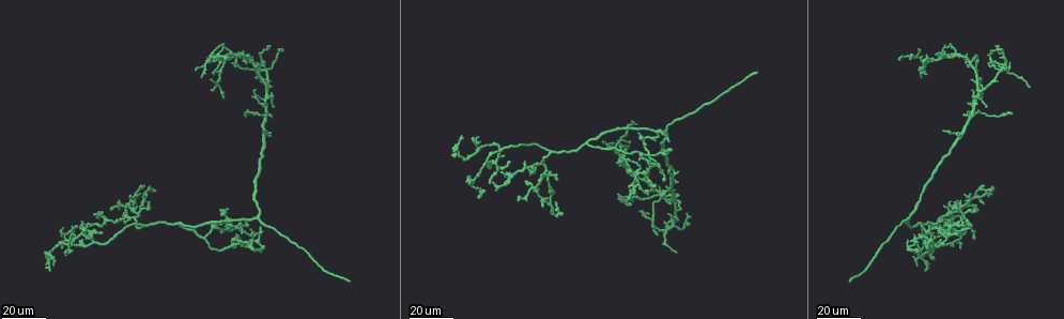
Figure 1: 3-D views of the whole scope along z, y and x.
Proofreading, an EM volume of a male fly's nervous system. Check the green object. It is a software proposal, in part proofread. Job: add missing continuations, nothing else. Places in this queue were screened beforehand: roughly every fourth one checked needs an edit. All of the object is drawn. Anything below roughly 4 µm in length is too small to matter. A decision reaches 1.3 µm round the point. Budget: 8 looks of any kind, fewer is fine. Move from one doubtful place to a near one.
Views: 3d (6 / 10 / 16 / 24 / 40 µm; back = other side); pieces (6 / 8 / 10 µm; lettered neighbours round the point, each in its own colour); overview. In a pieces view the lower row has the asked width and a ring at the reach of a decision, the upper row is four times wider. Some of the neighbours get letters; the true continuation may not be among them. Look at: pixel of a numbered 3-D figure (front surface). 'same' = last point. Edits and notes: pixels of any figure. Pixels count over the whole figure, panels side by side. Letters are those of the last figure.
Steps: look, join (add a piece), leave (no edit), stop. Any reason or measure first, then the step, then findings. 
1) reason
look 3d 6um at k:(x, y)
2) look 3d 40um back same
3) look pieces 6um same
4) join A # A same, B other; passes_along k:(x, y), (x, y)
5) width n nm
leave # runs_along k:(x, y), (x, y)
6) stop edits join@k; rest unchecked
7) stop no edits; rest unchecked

an open end
look 3d 24um at 1:(976, 193)

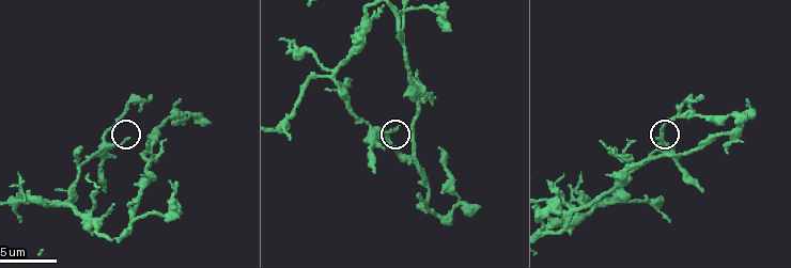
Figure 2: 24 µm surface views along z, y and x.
look pieces 8um at 2:(398, 128)

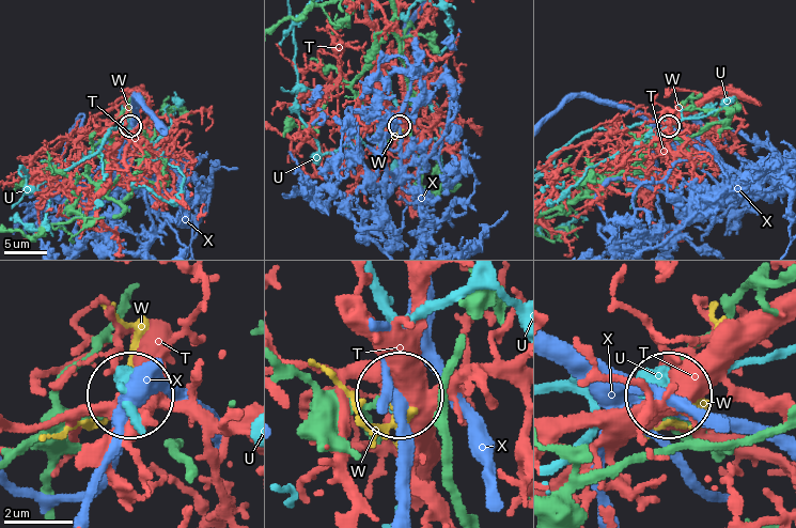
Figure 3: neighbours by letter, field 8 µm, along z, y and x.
width 160 nm
leave # T other, U other, W other, X other; none of them fits

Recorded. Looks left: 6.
tapers out
look 3d 40um at 1:(915, 235)

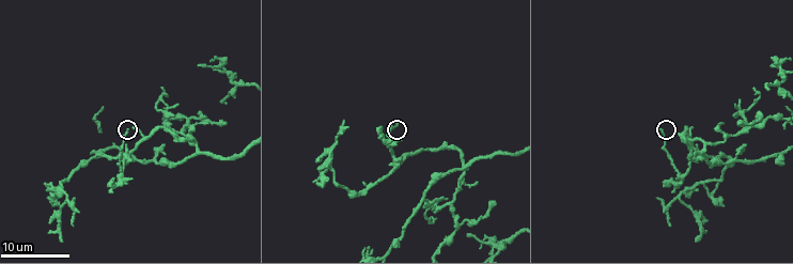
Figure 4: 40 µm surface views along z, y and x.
what lies round it
look pieces 6um at 4:(126, 127)

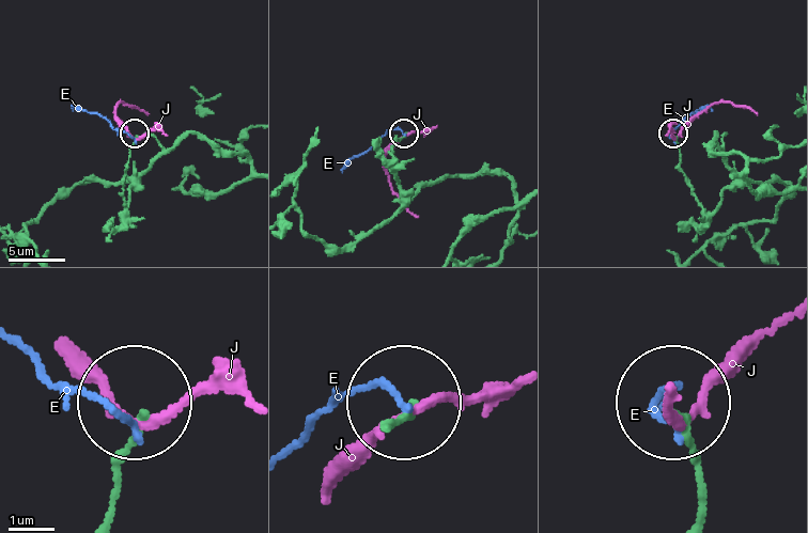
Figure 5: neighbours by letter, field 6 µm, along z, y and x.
leave # E other, J other; runs_along 5:(701, 517), (701, 459), (682, 418); none of them fits

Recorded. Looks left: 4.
an open end
look 3d 10um at 2:(150, 95)

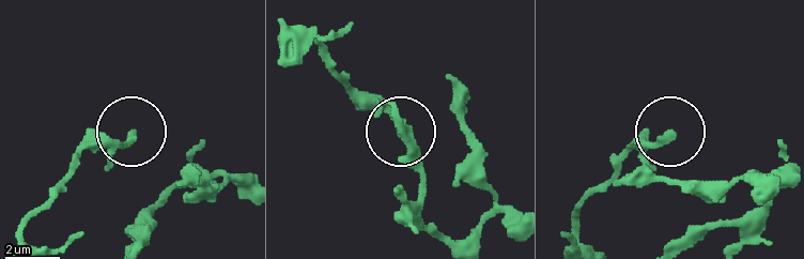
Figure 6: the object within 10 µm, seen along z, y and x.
look pieces 8um at 6:(674, 137)

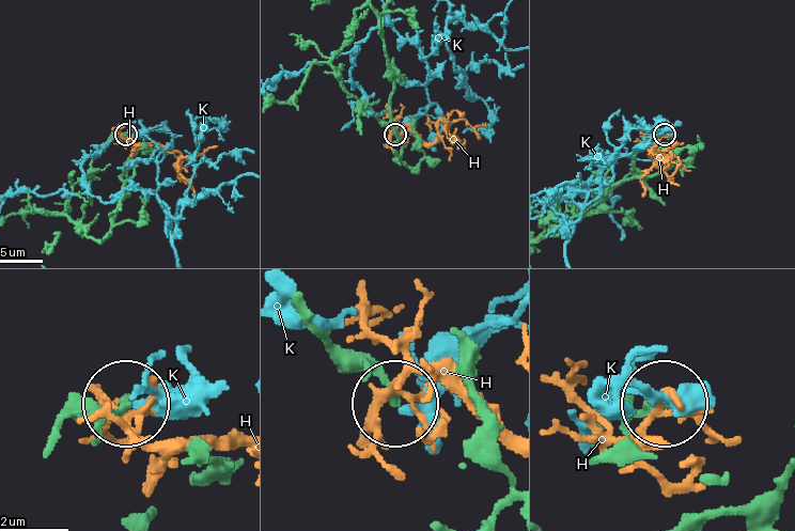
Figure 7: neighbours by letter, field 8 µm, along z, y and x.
width 280 nm
leave # H other, K other; no lettered piece goes on from it

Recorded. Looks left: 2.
an open end
look 3d 40um at 1:(197, 70)

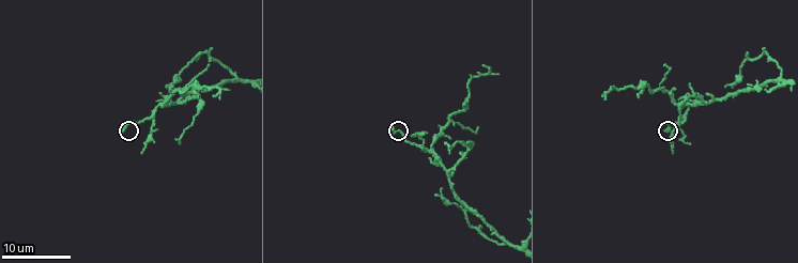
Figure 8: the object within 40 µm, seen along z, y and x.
look pieces 10um at 8:(393, 129)

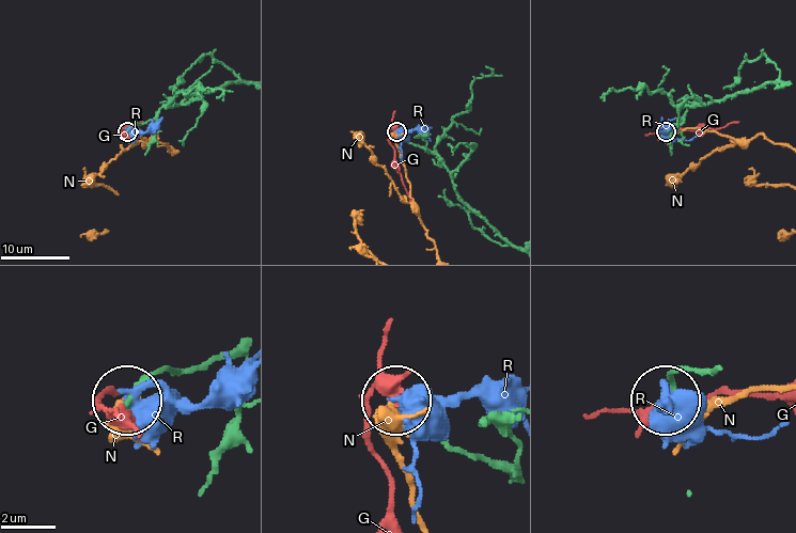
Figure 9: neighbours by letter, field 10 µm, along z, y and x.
leave # G other, N other, R other; none of them fits

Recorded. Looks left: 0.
stop no edits; rest unchecked

